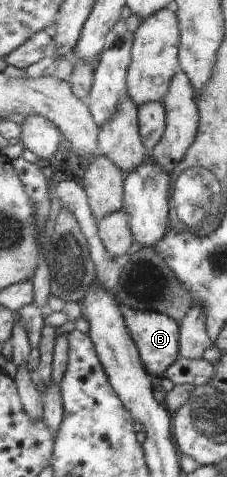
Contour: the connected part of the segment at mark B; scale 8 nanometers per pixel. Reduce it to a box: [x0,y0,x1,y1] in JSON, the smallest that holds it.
[120,305,182,377]

